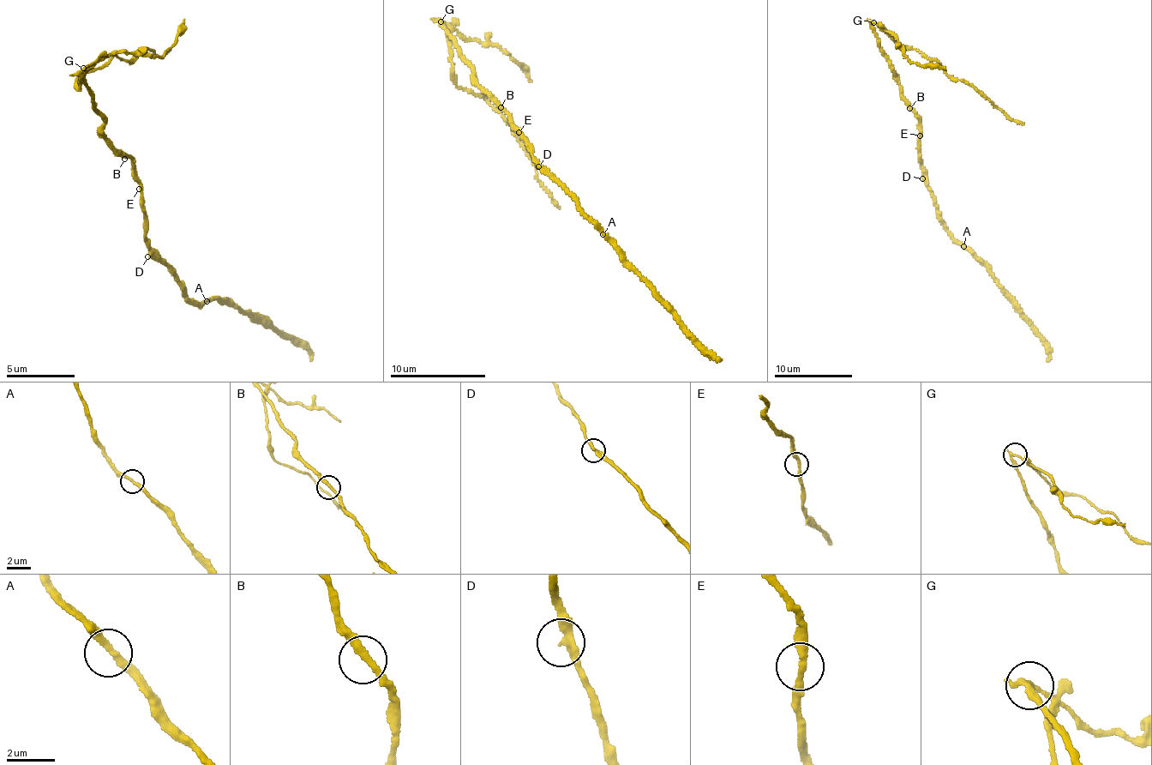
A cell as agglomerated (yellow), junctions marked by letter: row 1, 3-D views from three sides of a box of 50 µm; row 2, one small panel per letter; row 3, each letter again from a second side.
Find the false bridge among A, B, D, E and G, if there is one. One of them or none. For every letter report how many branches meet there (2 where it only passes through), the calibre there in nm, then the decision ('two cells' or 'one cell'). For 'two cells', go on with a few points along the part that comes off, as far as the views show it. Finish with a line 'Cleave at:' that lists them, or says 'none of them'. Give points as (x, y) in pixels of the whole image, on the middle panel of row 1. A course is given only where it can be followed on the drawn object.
A: branches 2; calibre 280 nm; one cell
B: branches 2; calibre 280 nm; one cell
D: branches 2; calibre 320 nm; one cell
E: branches 2; calibre 260 nm; one cell
G: branches 2; calibre 240 nm; two cells; course (440, 21), (448, 28), (453, 82), (484, 98), (512, 126), (537, 177), (560, 208)
Cleave at: G

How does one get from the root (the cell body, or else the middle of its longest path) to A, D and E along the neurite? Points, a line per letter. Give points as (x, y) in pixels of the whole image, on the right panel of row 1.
A: (912, 107), (919, 119), (922, 178), (932, 195), (941, 224), (963, 246)
D: (912, 107), (919, 119), (922, 178)
E: (912, 107), (919, 119), (920, 135)

